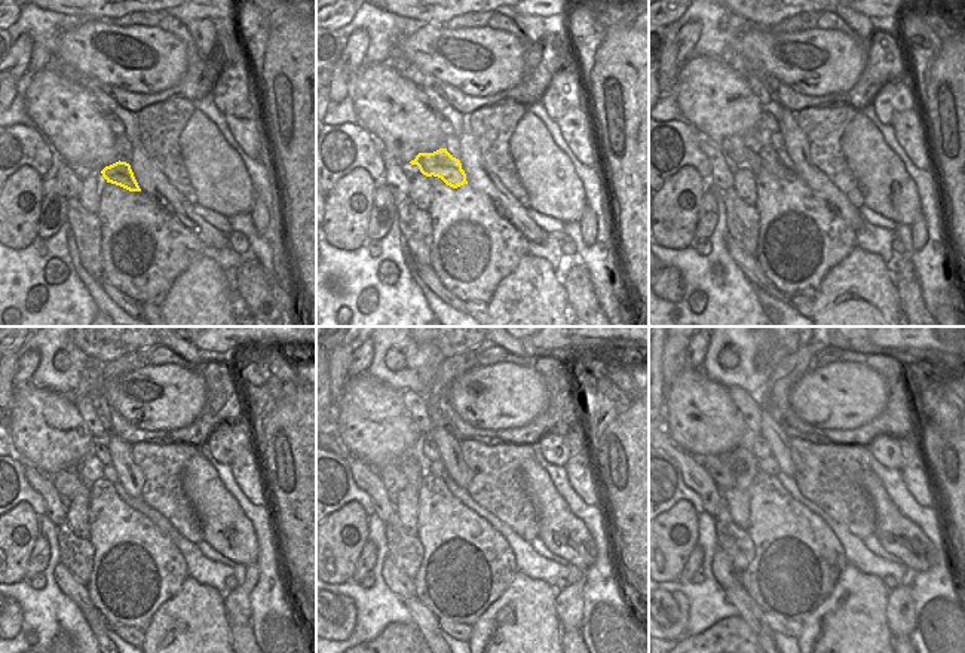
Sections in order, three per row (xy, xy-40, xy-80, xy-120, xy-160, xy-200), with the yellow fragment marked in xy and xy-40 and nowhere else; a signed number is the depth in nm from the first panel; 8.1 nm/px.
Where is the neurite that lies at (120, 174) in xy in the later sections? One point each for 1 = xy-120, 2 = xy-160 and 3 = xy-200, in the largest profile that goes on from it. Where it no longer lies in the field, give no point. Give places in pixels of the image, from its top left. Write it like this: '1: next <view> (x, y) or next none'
1: next xy-120 (67, 484)
2: next xy-160 (394, 481)
3: next xy-200 (716, 466)

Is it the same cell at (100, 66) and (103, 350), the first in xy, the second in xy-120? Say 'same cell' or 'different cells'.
different cells

